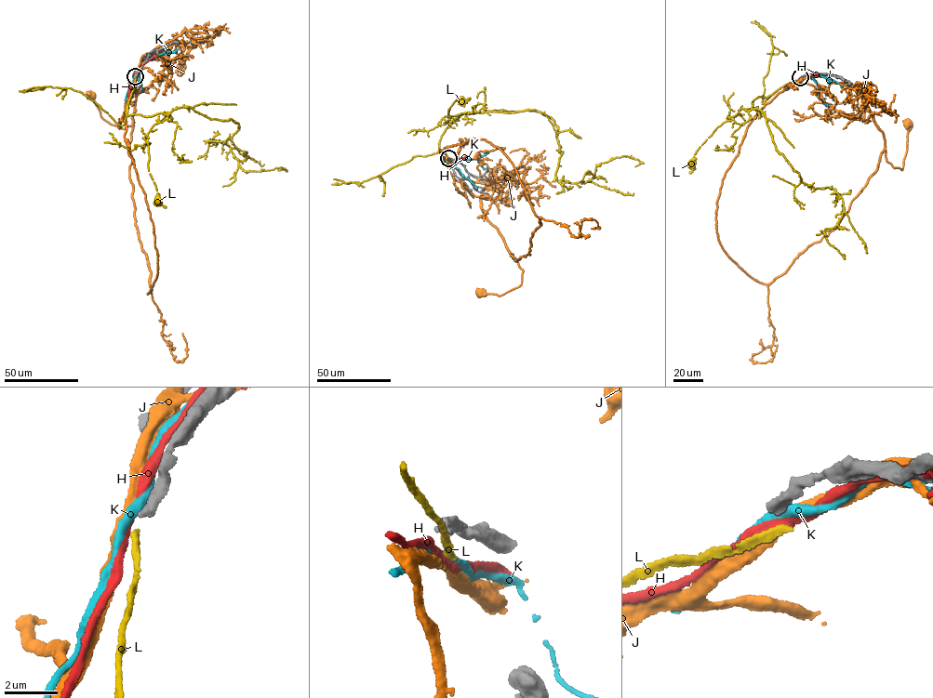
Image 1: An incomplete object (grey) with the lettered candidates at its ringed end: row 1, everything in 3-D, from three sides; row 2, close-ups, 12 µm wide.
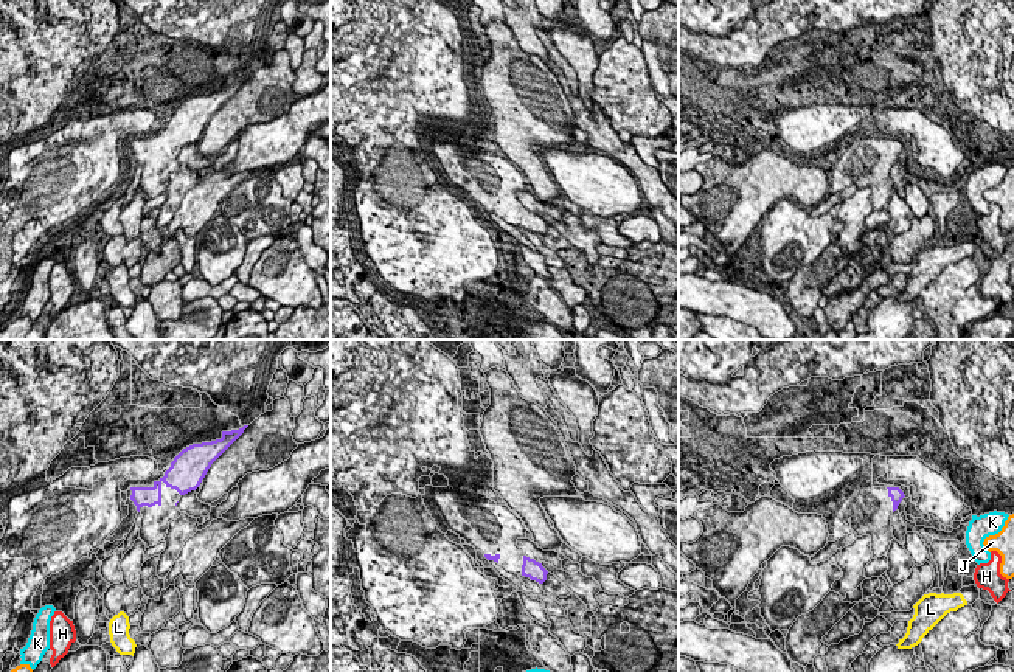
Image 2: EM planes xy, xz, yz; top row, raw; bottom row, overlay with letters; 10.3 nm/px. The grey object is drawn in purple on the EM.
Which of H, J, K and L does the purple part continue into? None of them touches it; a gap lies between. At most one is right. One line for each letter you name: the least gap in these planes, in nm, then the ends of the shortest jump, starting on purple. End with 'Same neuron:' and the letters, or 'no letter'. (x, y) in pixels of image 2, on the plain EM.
Same neuron: no letter

